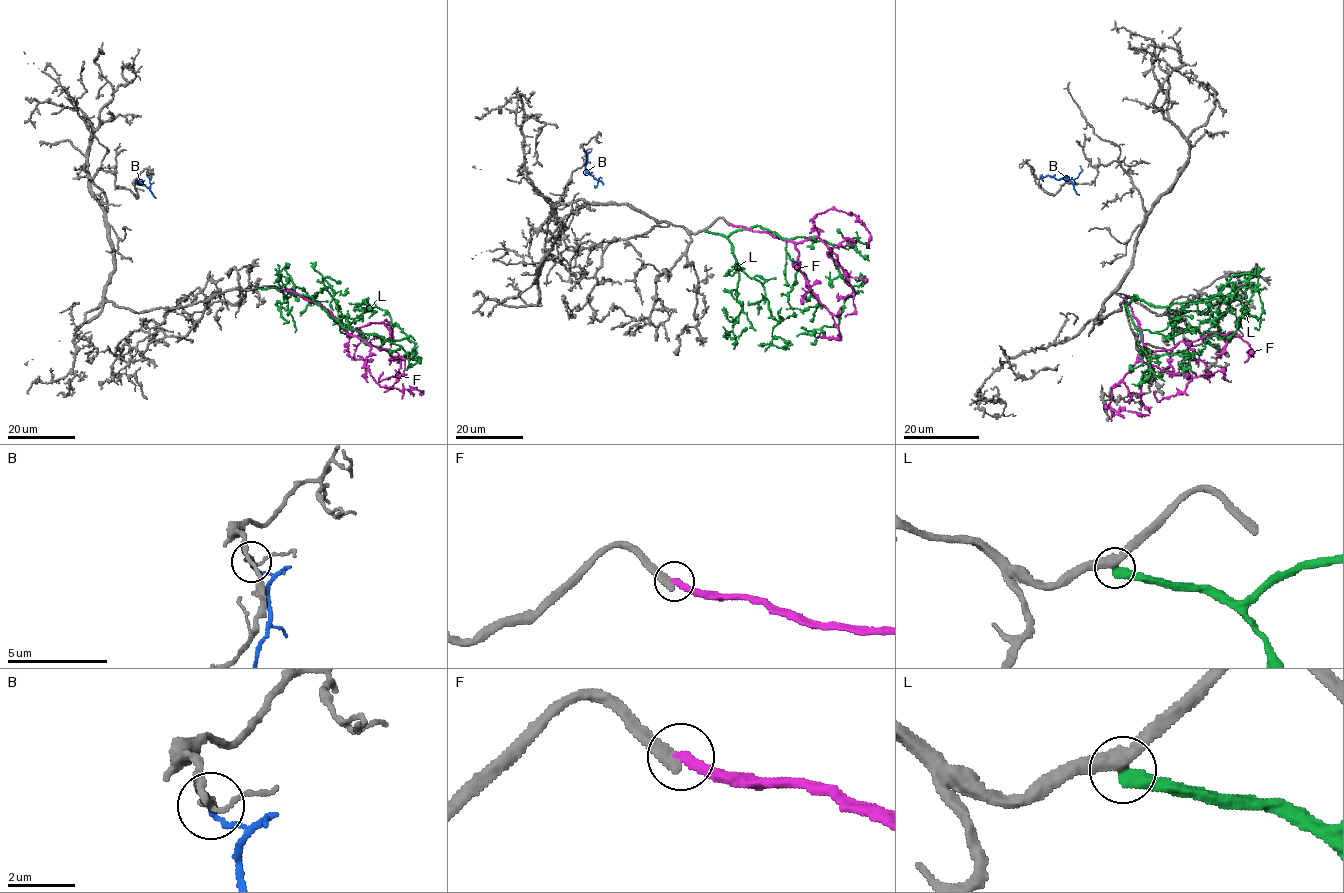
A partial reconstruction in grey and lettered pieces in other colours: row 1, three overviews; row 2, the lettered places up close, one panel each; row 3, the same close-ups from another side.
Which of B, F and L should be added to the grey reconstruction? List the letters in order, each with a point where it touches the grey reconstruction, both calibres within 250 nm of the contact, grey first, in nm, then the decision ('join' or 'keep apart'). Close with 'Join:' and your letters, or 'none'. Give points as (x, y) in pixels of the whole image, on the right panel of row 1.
B: contact (1041, 176); calibres 190 and 120 nm; keep apart
F: contact (1123, 298); calibres 320 and 240 nm; keep apart
L: contact (1131, 296); calibres 360 and 360 nm; keep apart
Join: none

